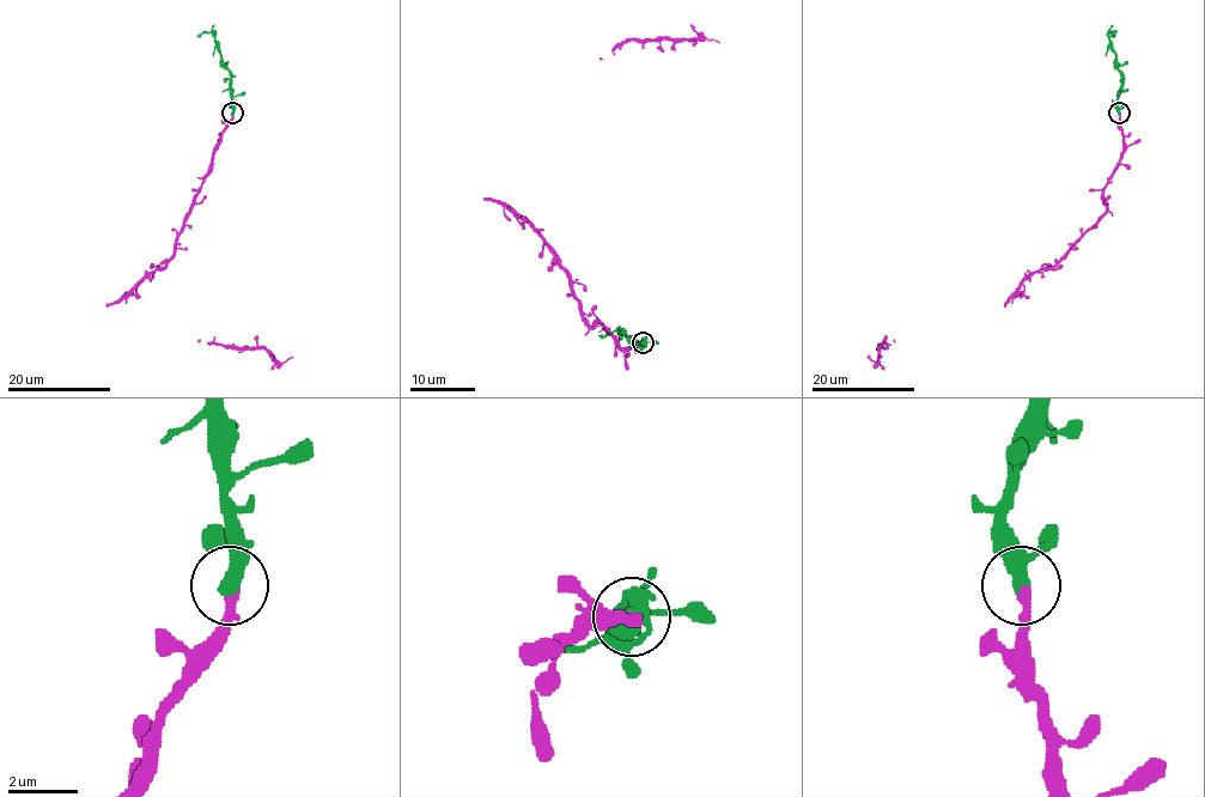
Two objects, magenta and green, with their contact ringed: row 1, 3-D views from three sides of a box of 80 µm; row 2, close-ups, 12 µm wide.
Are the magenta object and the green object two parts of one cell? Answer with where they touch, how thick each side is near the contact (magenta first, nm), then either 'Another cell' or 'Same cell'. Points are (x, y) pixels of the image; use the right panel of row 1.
Place: (1119, 113). Thickness 320 nm (magenta) against 360 nm. Same cell

